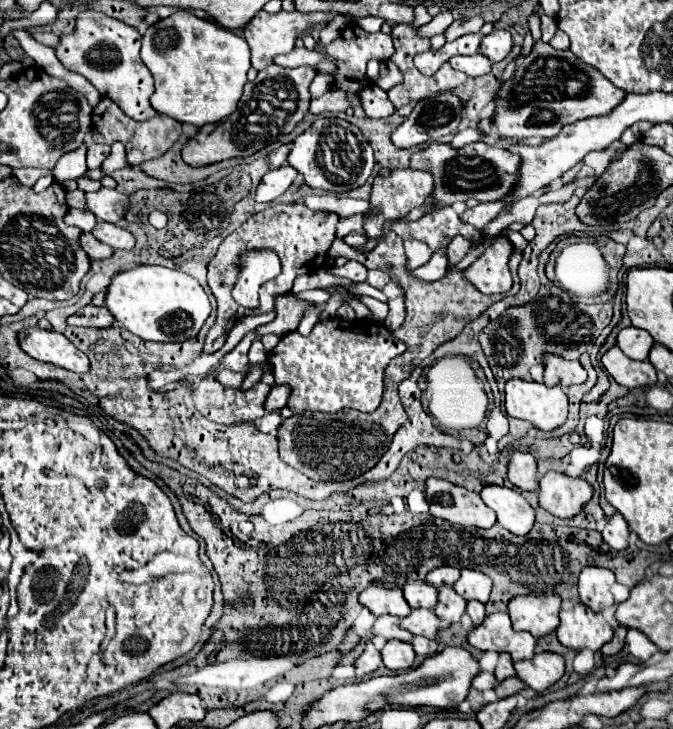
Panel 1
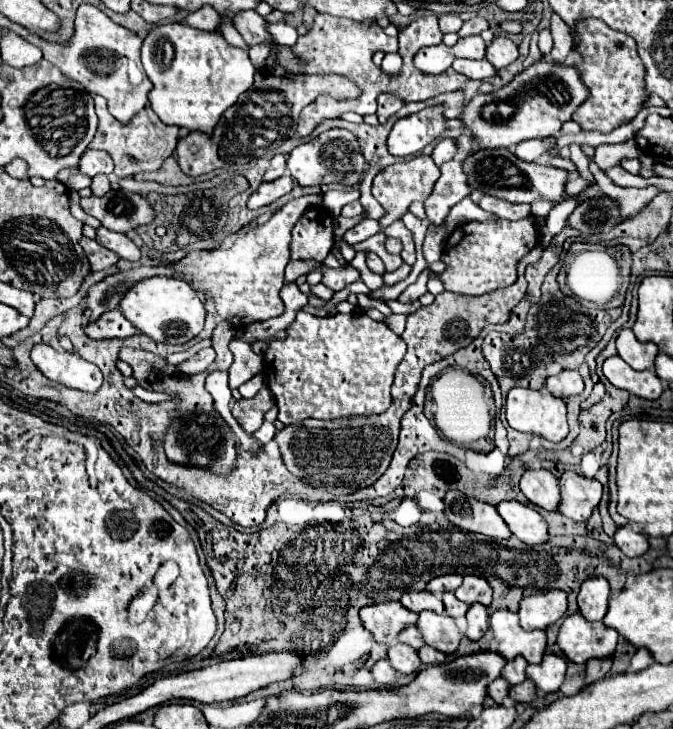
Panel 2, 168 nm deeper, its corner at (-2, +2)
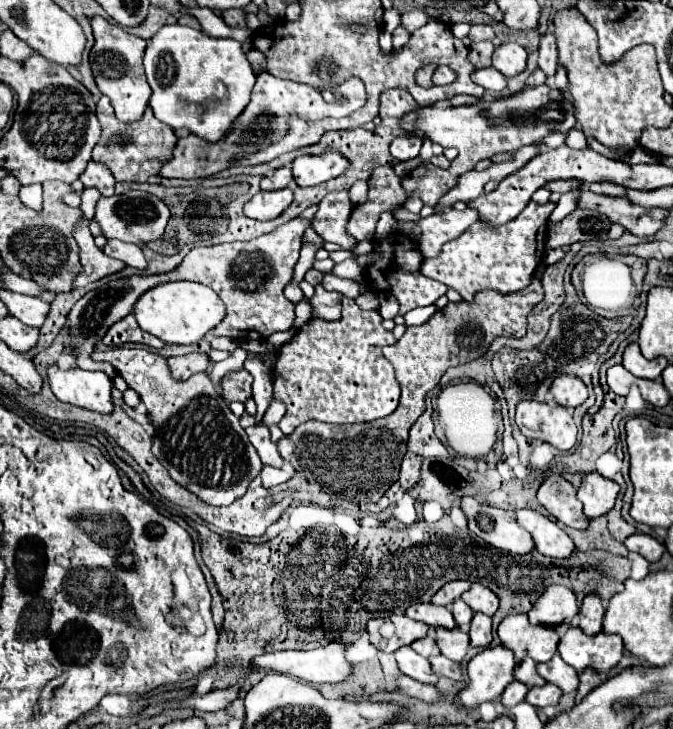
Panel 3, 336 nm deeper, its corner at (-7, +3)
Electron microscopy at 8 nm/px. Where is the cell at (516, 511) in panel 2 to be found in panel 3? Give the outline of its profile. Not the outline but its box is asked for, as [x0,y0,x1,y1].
[516,509,574,559]

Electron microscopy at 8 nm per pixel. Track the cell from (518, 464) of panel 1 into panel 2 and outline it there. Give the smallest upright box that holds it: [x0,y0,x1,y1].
[521,468,561,510]

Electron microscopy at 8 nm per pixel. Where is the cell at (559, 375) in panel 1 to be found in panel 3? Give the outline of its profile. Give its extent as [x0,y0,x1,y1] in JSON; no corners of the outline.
[550,375,588,407]

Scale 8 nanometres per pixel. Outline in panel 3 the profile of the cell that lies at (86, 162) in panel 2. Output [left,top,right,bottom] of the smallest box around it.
[80,161,114,197]

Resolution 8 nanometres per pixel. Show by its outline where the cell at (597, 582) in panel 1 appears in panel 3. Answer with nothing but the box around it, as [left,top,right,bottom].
[578,595,604,635]

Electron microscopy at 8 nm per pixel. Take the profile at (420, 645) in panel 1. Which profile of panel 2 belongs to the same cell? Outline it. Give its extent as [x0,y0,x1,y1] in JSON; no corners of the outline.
[419,646,445,664]

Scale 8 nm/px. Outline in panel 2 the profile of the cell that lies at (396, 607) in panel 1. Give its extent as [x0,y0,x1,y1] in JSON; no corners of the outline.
[361,602,417,644]

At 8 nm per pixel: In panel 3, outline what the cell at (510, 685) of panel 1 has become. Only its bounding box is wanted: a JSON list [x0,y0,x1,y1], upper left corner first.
[526,683,562,707]

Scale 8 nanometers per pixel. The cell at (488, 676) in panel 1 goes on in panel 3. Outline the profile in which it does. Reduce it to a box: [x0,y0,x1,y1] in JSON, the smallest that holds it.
[502,681,530,707]

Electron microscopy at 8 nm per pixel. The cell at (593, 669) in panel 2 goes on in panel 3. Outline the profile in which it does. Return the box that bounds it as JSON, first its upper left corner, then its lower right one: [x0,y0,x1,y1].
[576,669,602,703]

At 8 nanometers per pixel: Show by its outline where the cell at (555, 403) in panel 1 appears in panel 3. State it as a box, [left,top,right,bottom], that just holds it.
[516,401,576,451]

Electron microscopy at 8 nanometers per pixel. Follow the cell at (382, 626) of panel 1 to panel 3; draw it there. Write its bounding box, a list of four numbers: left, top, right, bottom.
[412,633,440,657]

